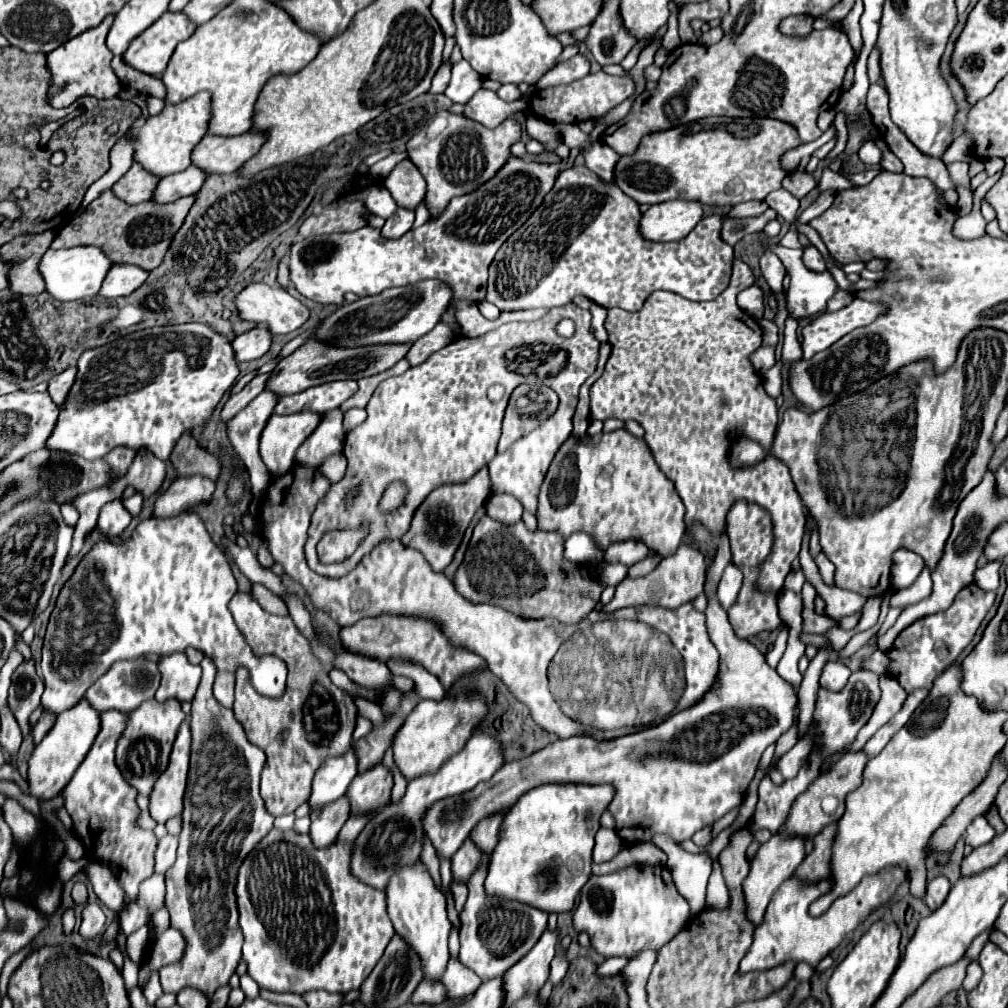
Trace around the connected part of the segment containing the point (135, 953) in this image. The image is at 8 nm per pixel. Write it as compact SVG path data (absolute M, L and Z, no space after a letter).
M145 925L127 938L129 958L131 958L133 962L141 964L145 952L147 952L147 944L149 944L149 928L148 925Z

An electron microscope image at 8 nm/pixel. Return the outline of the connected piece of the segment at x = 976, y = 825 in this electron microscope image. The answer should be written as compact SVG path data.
M977 816L969 826L967 826L967 832L965 832L965 842L969 844L969 846L973 846L973 848L977 848L977 846L981 846L981 844L987 844L989 841L983 841L985 836L985 840L989 840L989 838L993 838L995 835L995 831L990 826L988 820L985 820L985 816Z

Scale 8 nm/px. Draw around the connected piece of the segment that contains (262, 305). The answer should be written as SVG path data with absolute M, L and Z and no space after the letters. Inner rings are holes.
M263 282L249 284L237 298L235 304L243 320L255 324L267 324L273 334L289 334L301 328L309 310L287 290L279 286L267 286Z

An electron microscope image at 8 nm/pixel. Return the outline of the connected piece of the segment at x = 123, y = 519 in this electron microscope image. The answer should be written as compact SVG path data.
M115 500L101 508L97 528L101 530L103 536L121 536L123 530L129 526L129 522L131 522L129 512L123 508L121 500Z

